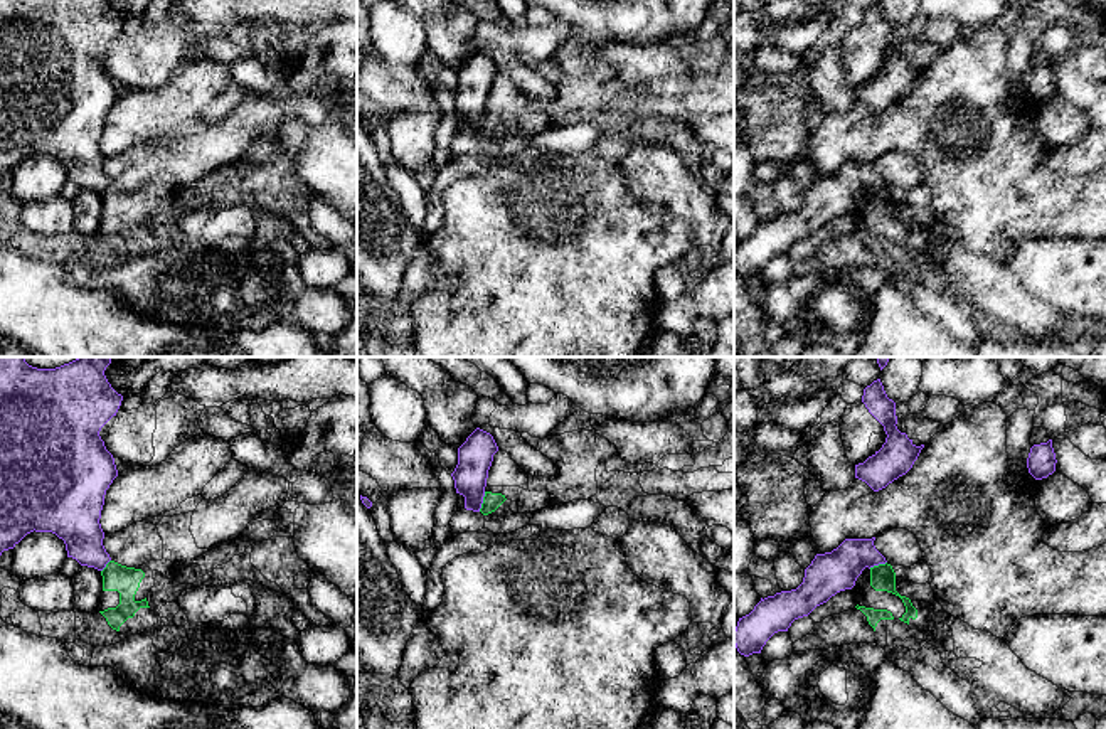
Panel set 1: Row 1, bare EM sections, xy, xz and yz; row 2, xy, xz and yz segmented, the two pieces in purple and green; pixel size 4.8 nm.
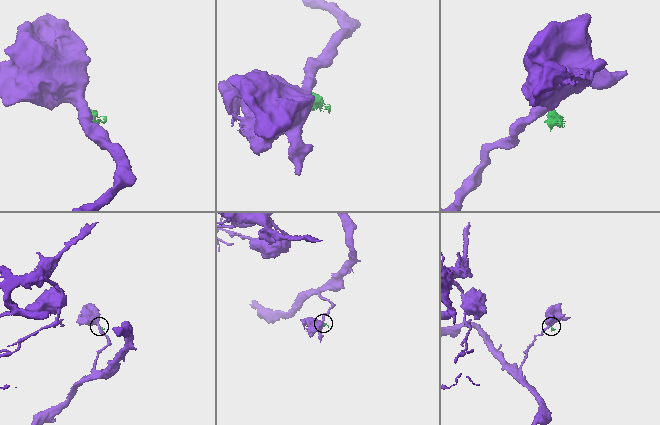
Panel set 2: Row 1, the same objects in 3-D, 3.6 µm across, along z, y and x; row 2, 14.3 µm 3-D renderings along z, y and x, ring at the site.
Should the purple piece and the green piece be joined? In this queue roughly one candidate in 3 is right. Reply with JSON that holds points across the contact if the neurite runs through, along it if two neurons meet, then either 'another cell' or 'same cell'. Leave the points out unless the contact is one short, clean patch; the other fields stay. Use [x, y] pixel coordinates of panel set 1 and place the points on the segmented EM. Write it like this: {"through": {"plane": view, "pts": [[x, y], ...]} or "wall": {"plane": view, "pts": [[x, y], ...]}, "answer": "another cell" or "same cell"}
{"wall": {"plane": "xz", "pts": [[485, 492], [478, 510]]}, "answer": "another cell"}

